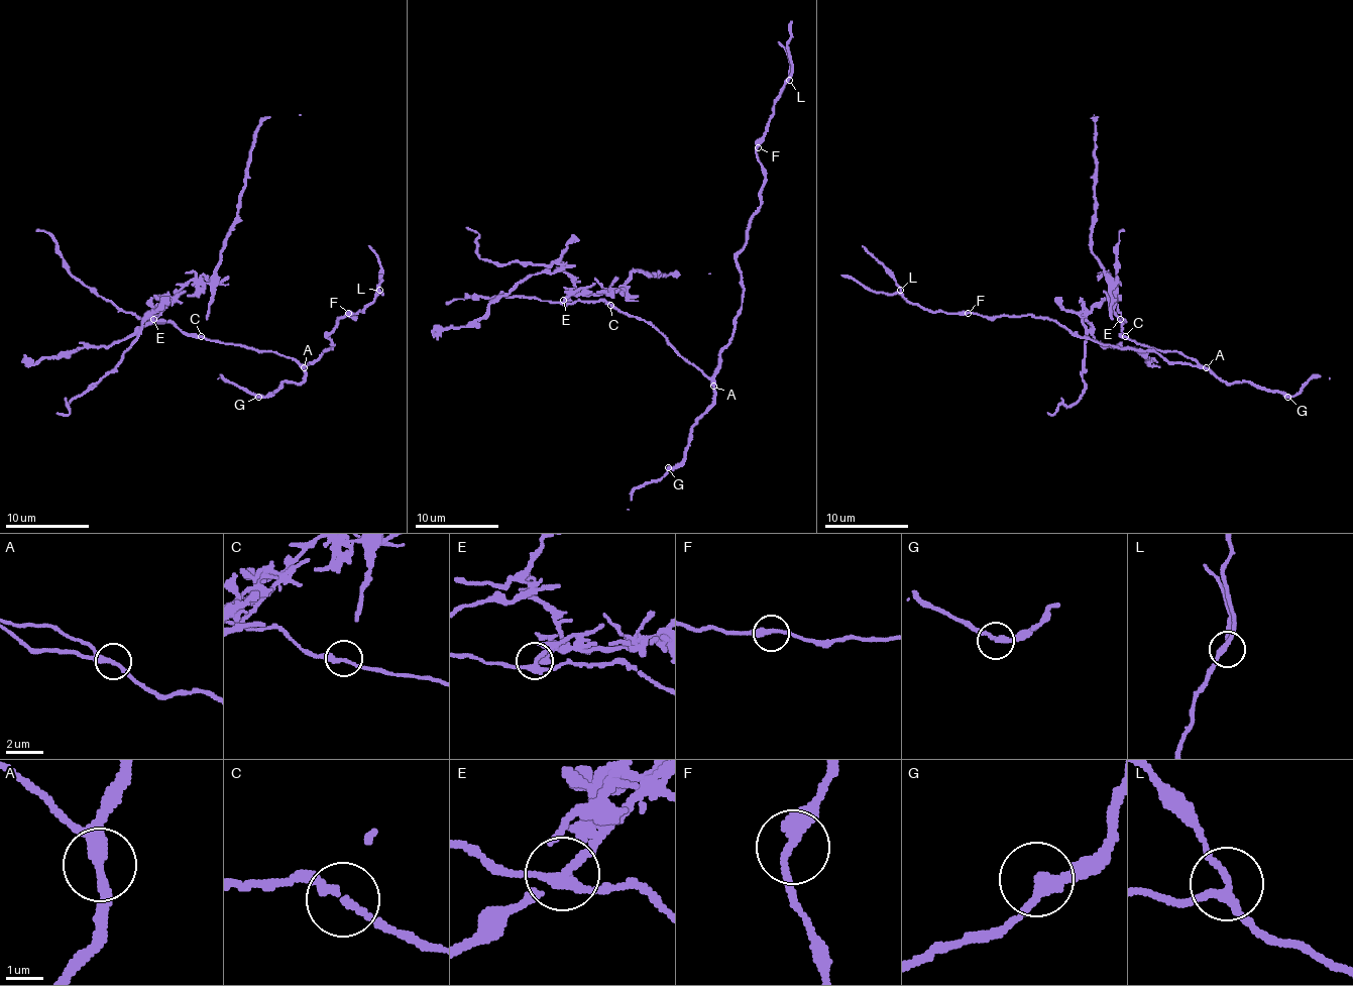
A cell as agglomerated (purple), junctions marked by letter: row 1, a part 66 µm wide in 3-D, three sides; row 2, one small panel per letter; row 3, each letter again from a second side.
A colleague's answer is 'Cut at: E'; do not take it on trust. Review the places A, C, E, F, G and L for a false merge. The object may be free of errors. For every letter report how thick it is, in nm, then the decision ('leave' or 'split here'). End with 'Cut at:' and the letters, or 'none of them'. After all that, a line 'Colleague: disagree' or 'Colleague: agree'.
A: 260 nm thick; leave
C: 200 nm thick; leave
E: 260 nm thick; split here
F: 340 nm thick; leave
G: 280 nm thick; leave
L: 220 nm thick; leave
Cut at: E
Colleague: agree

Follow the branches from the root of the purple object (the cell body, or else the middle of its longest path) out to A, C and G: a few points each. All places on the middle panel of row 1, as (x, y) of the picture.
A: (688, 360), (713, 386)
C: (688, 360), (649, 323), (619, 313), (610, 304)
G: (688, 360), (711, 381), (713, 401), (692, 428), (684, 457), (668, 467)

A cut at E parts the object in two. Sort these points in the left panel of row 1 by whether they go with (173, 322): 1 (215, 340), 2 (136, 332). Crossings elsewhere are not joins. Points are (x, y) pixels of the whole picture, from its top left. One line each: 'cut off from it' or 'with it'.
1: with it
2: cut off from it

